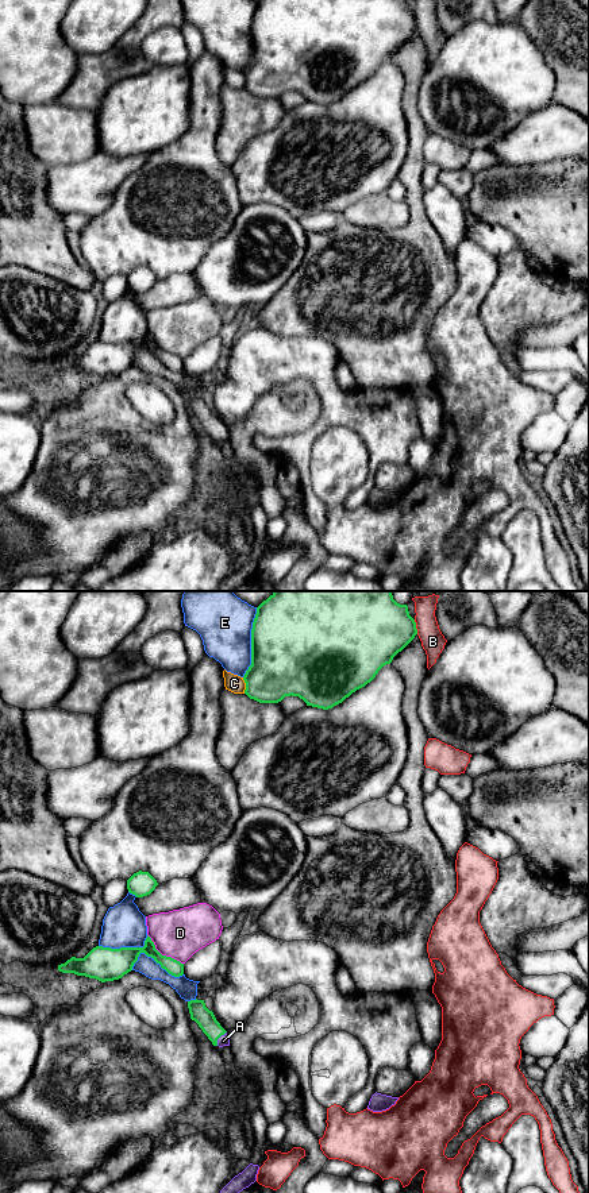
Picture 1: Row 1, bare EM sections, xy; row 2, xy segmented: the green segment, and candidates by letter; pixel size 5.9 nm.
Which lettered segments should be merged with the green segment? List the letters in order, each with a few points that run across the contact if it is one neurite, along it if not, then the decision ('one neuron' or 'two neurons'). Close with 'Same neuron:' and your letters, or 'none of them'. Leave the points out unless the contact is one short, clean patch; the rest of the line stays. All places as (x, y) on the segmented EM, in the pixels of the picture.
A: line xy (206, 1019), (219, 1037), (223, 1041); one neuron
B: two neurons
C: two neurons
D: two neurons
E: two neurons
Same neuron: A

